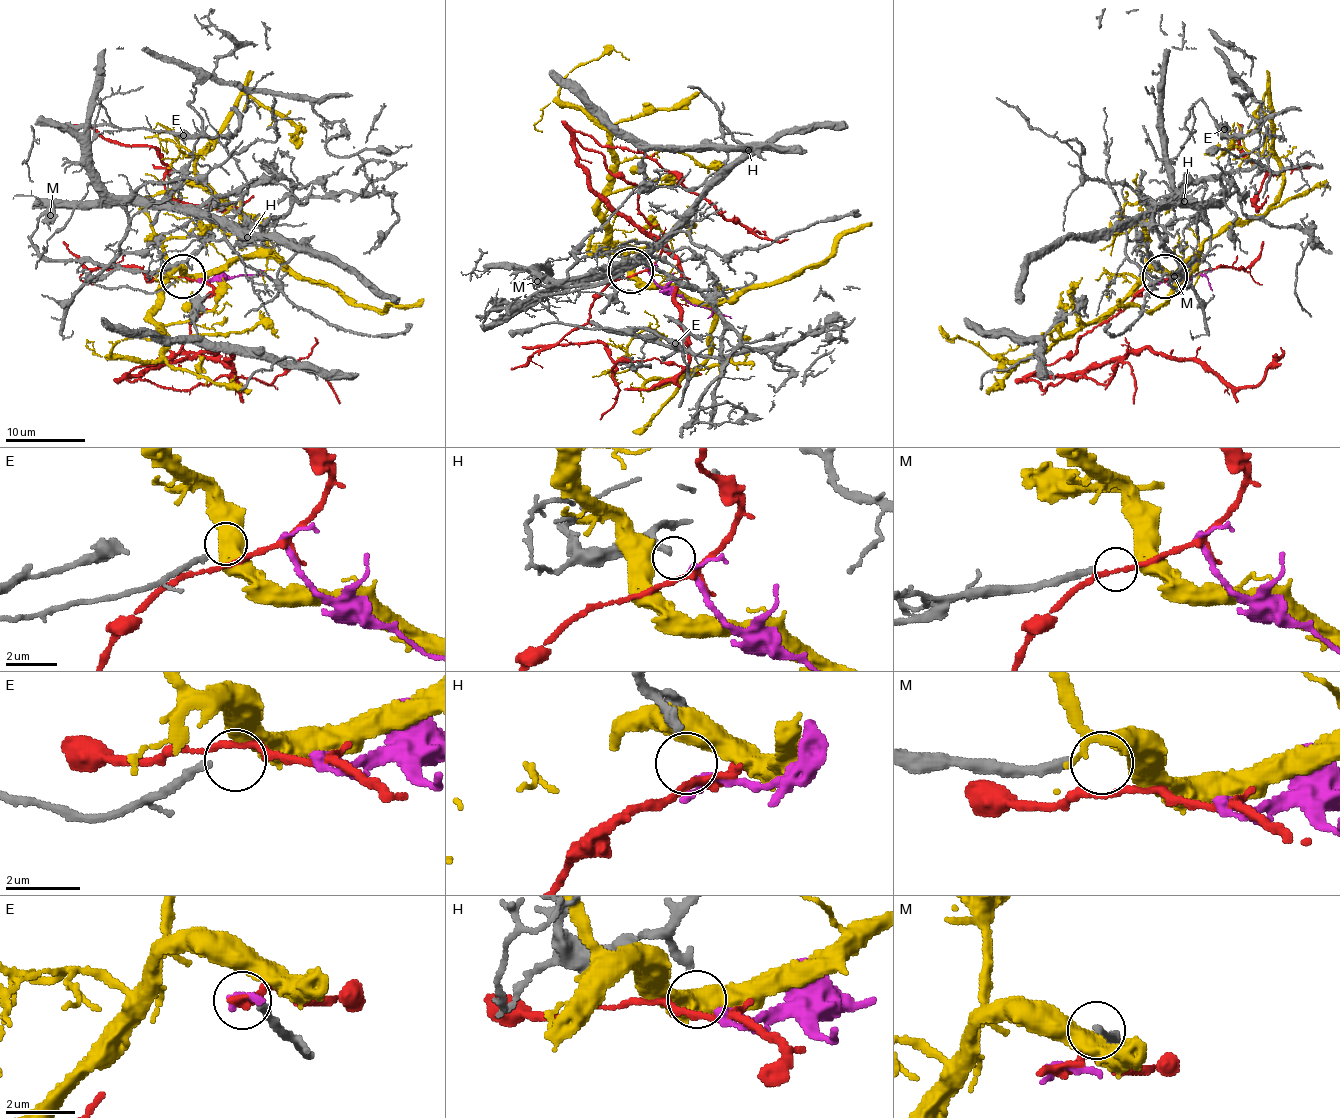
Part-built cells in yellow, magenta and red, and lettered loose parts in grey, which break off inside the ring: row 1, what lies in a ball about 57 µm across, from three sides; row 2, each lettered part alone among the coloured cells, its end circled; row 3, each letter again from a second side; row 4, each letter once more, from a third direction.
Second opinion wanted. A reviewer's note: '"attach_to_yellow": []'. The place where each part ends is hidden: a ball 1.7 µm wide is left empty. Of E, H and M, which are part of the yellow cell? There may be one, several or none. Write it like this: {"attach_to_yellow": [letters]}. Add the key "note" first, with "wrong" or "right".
{"note": "wrong", "attach_to_yellow": ["M"]}

